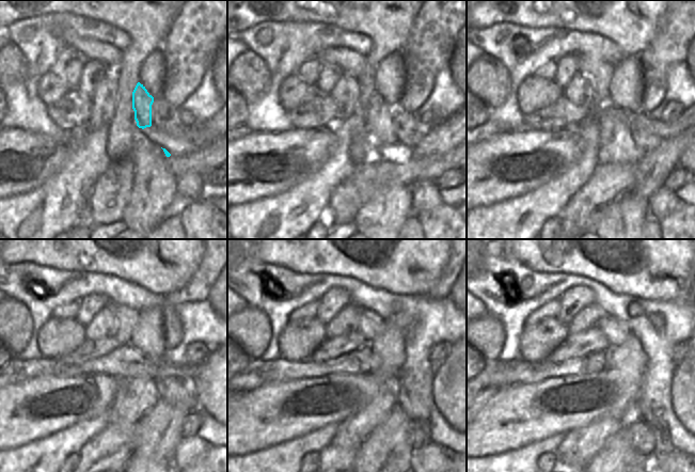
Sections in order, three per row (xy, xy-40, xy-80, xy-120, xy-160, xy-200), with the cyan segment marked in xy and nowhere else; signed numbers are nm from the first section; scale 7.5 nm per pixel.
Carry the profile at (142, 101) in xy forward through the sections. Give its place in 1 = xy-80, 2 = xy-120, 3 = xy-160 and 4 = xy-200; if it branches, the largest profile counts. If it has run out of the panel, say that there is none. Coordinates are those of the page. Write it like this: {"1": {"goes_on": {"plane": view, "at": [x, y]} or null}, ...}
{"1": {"goes_on": {"plane": "xy-80", "at": [616, 145]}}, "2": {"goes_on": {"plane": "xy-120", "at": [136, 395]}}, "3": {"goes_on": {"plane": "xy-160", "at": [351, 433]}}, "4": {"goes_on": {"plane": "xy-200", "at": [579, 447]}}}

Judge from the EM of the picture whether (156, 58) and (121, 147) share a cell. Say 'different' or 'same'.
different

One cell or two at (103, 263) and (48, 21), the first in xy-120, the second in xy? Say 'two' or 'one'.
two

